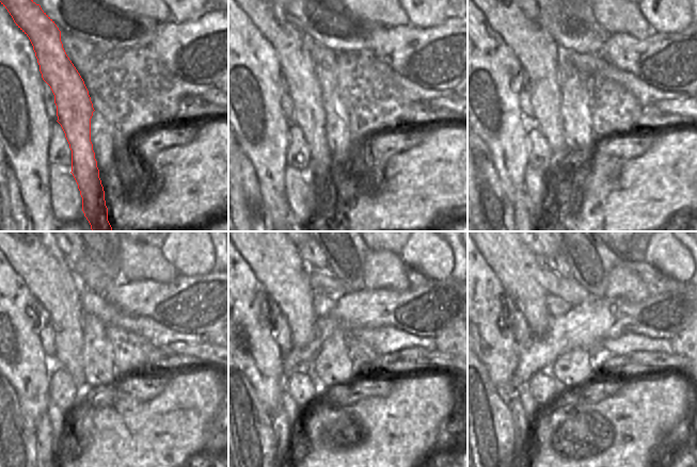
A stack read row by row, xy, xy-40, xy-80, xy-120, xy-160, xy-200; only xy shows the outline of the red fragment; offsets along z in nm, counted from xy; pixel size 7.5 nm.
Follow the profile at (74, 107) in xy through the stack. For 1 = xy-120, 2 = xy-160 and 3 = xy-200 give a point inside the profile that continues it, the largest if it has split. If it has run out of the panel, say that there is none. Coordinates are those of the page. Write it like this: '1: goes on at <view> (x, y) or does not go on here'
1: goes on at xy-120 (52, 282)
2: goes on at xy-160 (275, 261)
3: goes on at xy-200 (516, 267)

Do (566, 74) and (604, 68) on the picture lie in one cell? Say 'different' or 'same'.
different

